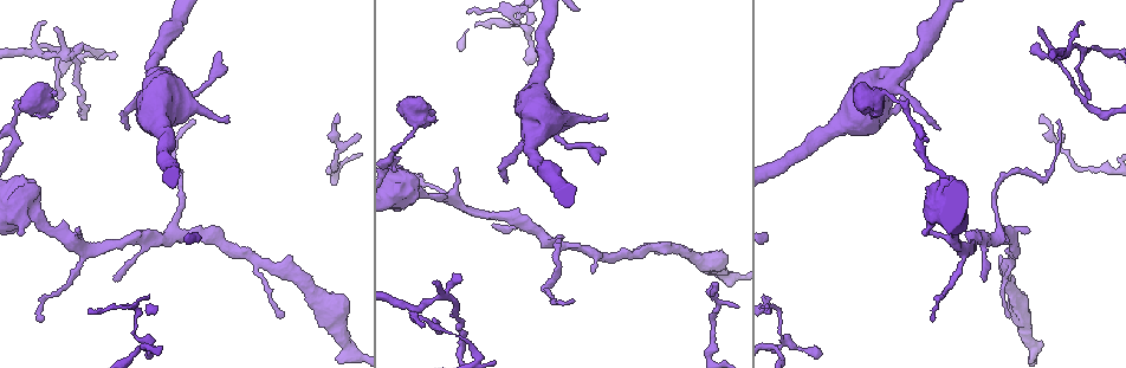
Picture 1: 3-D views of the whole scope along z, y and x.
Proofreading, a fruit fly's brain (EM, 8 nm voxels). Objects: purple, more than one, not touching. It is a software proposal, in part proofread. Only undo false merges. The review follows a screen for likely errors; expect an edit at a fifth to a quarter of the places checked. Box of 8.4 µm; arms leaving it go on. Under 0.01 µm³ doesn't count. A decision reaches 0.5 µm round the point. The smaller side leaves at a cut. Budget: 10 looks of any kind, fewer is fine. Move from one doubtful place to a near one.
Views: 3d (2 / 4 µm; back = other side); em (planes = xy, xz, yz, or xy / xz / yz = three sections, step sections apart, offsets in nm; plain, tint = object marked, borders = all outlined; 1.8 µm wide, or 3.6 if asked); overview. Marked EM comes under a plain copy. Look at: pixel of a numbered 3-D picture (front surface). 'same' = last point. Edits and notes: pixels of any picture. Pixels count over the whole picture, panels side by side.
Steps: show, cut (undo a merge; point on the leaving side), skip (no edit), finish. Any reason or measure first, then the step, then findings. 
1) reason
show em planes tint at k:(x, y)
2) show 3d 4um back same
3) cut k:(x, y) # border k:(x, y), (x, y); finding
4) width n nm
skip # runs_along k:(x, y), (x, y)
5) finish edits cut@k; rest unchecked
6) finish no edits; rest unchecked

three arms meet
show 3d 4um at 1:(82, 251)

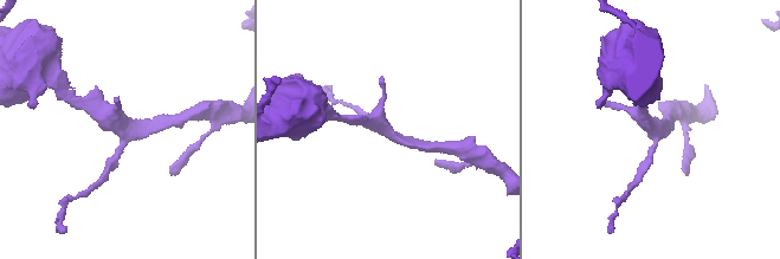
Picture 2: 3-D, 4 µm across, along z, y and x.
show em planes tint at 2:(657, 132)

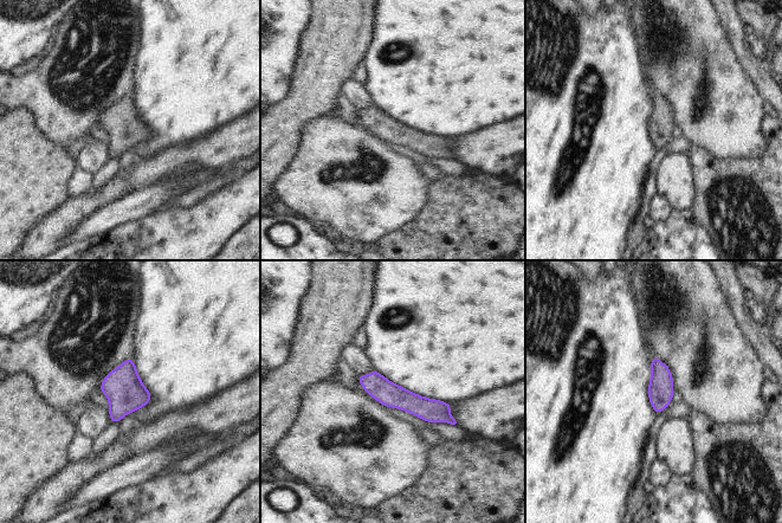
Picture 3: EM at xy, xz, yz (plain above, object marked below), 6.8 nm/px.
skip # runs_along 3:(361, 378), (451, 420); one neuron here

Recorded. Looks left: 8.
branch point
show 3d 2um at 1:(549, 242)

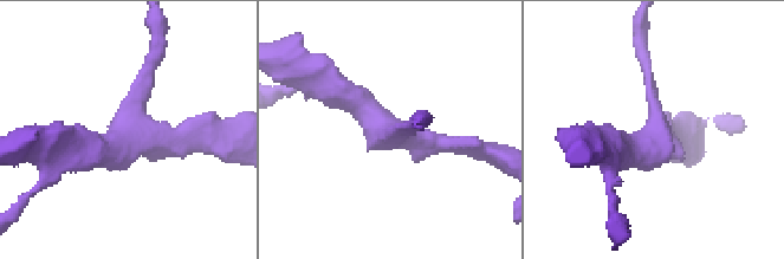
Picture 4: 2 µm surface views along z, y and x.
shape alone is not enough
show em xy step 16 tint at 4:(123, 138)

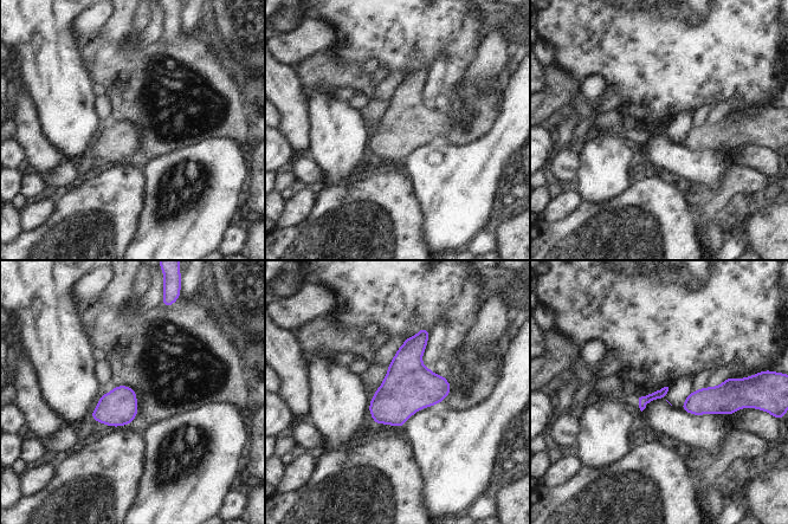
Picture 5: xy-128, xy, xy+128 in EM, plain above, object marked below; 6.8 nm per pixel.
another direction
show em planes tint same

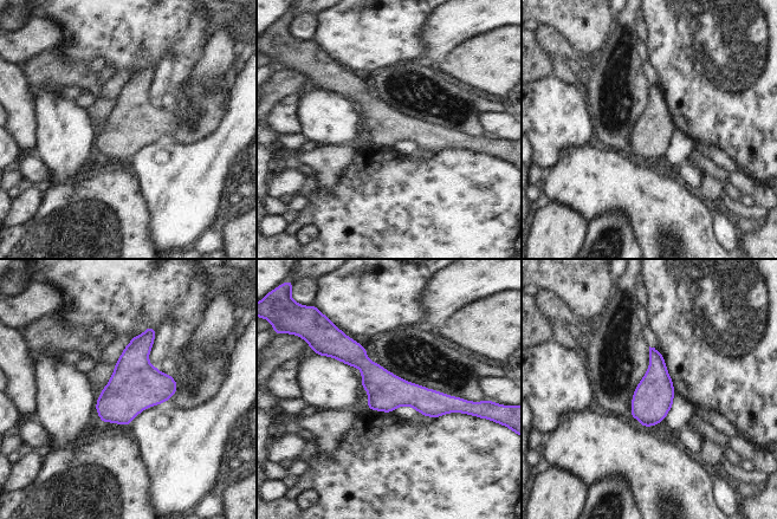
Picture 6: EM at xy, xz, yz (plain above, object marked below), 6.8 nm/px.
width 260 nm
skip # runs_along 6:(330, 354), (459, 404); continuous, no second neuron

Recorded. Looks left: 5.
abrupt turn
show 3d 2um at 1:(146, 340)

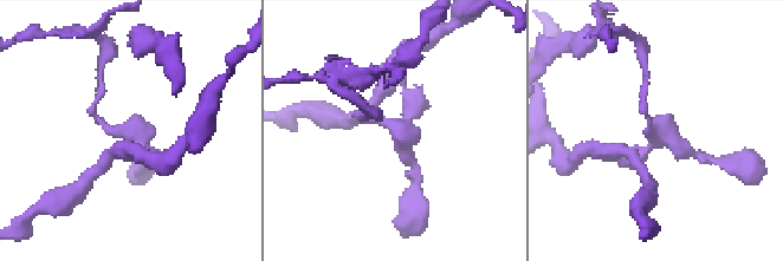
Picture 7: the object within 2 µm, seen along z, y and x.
show em planes borders at 7:(140, 133)

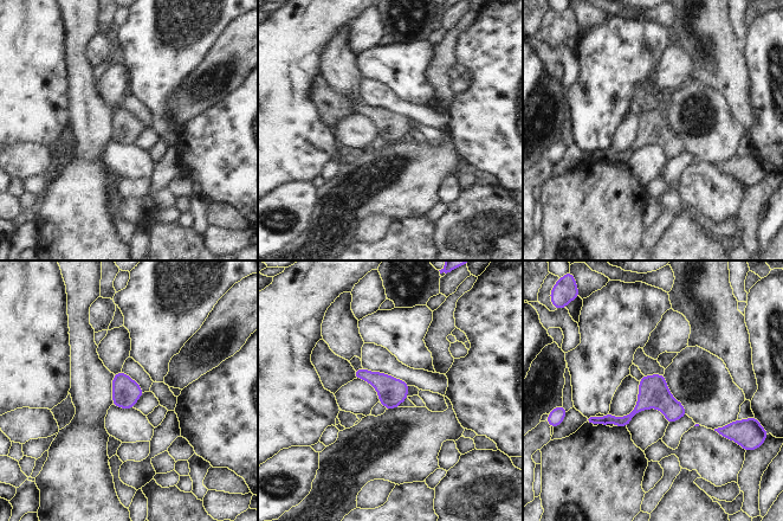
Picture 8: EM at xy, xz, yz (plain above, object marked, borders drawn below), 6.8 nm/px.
width 190 nm
skip # runs_along 8:(683, 412), (644, 403), (625, 420), (589, 418); continuous, no second neuron

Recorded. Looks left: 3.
abrupt turn
show 3d 4um at 1:(173, 112)

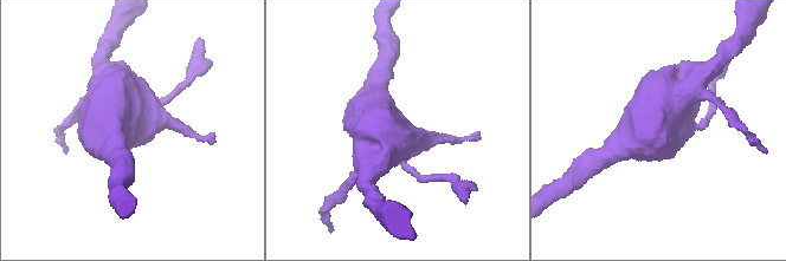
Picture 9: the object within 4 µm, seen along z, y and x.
shape alone is not enough
show em 3.6um planes tint at 9:(133, 123)

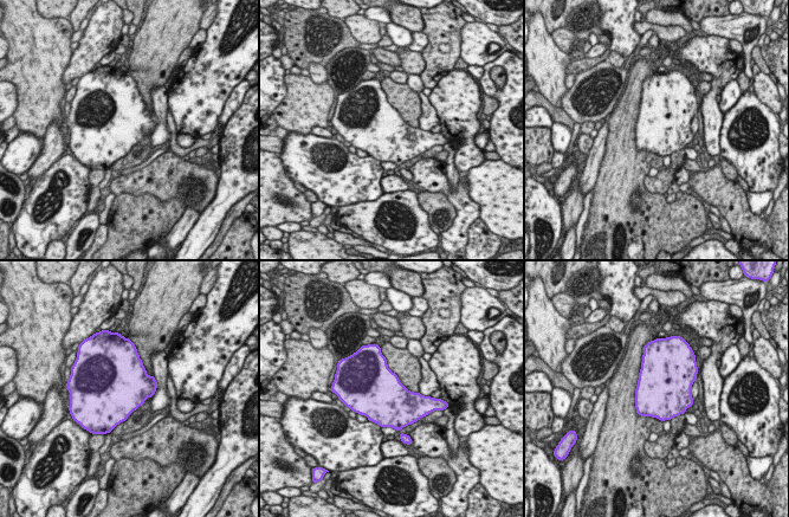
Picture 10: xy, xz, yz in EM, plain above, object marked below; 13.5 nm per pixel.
skip # continuous, no second neuron

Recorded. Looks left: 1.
finish no edits; rest unchecked

